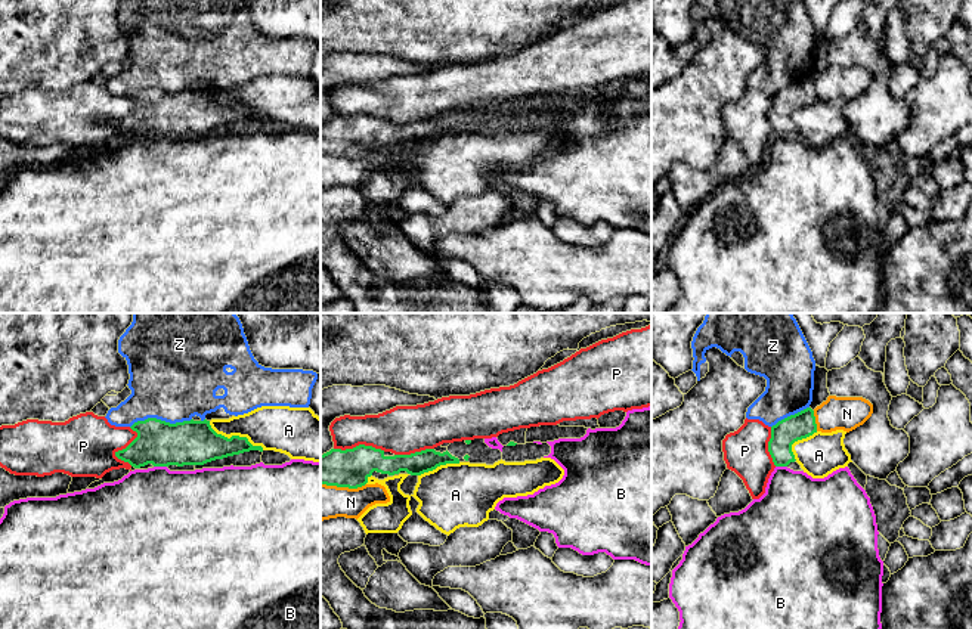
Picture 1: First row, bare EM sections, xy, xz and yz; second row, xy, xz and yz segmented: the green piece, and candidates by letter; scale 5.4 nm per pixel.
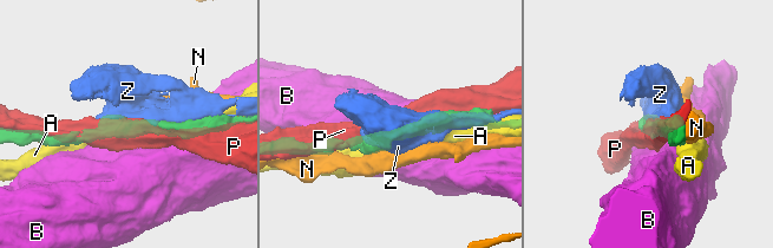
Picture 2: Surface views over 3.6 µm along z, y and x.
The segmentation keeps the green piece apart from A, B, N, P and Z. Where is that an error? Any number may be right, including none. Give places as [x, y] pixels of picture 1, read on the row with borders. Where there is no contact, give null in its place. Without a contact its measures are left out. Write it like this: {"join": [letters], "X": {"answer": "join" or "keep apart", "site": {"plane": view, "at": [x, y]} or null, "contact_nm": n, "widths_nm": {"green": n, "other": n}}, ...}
{"join": [], "A": {"answer": "keep apart", "site": {"plane": "xy", "at": [235, 436]}, "contact_nm": 340, "widths_nm": {"green": 240, "other": 240}}, "B": {"answer": "keep apart", "site": {"plane": "xy", "at": [160, 465]}, "contact_nm": 70, "widths_nm": {"green": 240, "other": 480}}, "N": {"answer": "keep apart", "site": {"plane": "yz", "at": [814, 421]}, "contact_nm": 110, "widths_nm": {"green": 150, "other": 180}}, "P": {"answer": "keep apart", "site": {"plane": "xy", "at": [123, 449]}, "contact_nm": 220, "widths_nm": {"green": 240, "other": 340}}, "Z": {"answer": "keep apart", "site": {"plane": "xy", "at": [160, 420]}, "contact_nm": 340, "widths_nm": {"green": 240, "other": 480}}}

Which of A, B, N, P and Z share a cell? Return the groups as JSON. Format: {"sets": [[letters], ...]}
{"sets": [["A"], ["B"], ["N"], ["P"], ["Z"]]}

